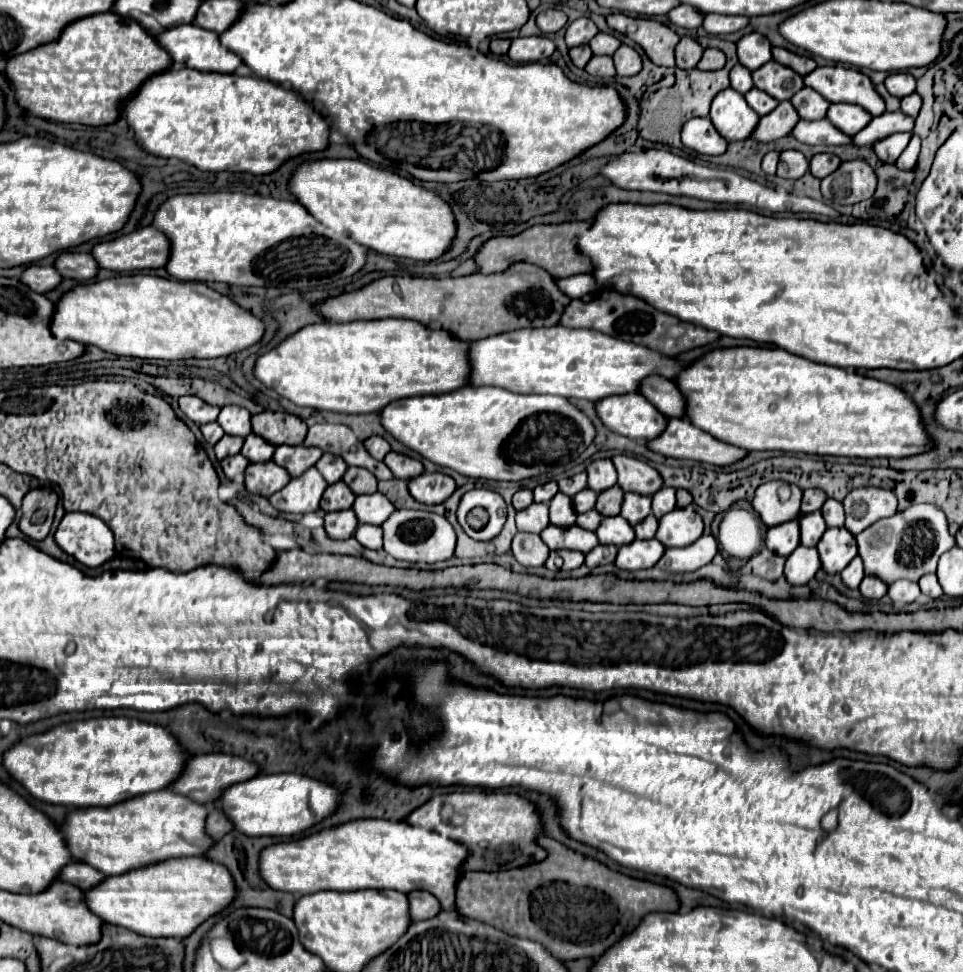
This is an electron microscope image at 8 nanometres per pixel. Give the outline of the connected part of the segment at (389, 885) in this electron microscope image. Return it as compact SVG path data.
M353 820L343 826L335 826L329 830L321 830L307 838L295 842L283 842L269 846L261 852L261 876L273 890L291 892L295 896L315 894L321 890L335 892L355 892L355 890L397 890L409 894L413 890L431 892L445 910L455 908L455 890L461 876L461 864L467 860L467 846L445 838L433 830L415 828L407 822L391 822L391 820Z

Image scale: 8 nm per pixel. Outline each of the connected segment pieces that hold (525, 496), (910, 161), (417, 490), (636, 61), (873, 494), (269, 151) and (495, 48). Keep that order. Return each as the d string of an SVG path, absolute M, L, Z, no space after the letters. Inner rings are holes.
M523 488L523 490L515 492L515 496L513 496L513 506L515 506L515 510L525 510L529 504L533 504L533 492L531 492L531 490Z
M913 134L913 138L911 138L909 146L907 146L907 148L903 150L903 154L899 156L899 160L897 160L897 166L899 166L901 170L911 170L911 168L915 166L915 162L917 162L919 148L921 148L921 138L919 138L917 134Z
M421 474L407 482L411 496L423 504L441 504L455 492L455 480L447 474Z
M625 44L617 48L617 52L613 54L613 60L615 60L617 76L635 76L643 66L641 56L631 46L625 46Z
M865 486L851 490L845 496L843 506L847 514L845 528L851 534L859 534L877 520L893 516L897 512L897 496L893 490L887 488Z
M167 70L161 74L151 76L141 88L139 92L127 100L123 104L123 120L129 122L129 126L135 132L135 138L139 142L143 142L143 148L155 156L161 158L179 158L183 162L189 162L193 166L197 166L199 170L211 170L211 172L221 172L221 170L229 170L229 172L251 172L251 174L271 174L275 172L281 164L285 164L289 158L297 158L301 154L309 154L309 152L319 152L325 150L329 146L329 124L327 120L313 108L311 102L301 100L295 92L285 90L281 86L277 86L275 82L263 80L263 78L253 78L253 76L237 76L237 74L215 74L215 72L199 72L199 70Z
M493 38L489 45L490 51L496 56L505 55L509 50L509 44L511 44L511 40L507 40L507 38Z

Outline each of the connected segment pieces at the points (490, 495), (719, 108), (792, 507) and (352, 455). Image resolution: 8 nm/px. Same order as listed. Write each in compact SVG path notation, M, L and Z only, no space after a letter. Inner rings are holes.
M483 488L481 490L469 490L467 494L463 494L457 508L457 520L459 520L461 528L465 530L465 534L471 536L473 540L493 540L505 524L505 514L507 514L505 512L505 500L497 492L483 490ZM475 506L483 506L489 512L489 522L481 530L473 530L465 520L467 512Z
M727 88L719 92L719 96L715 96L709 118L719 134L723 138L729 138L729 142L747 140L759 124L755 110L749 108L743 94L735 92L733 88Z
M781 480L765 482L757 488L753 508L761 516L761 520L771 528L783 522L789 522L791 518L799 516L799 504L801 504L801 488L791 486L791 498L787 502L781 502L777 496L777 488L781 486Z
M313 424L307 432L305 446L317 446L323 452L331 452L335 456L341 456L349 466L361 466L375 474L377 480L391 480L393 474L385 466L385 462L379 462L369 456L363 442L357 440L351 428L343 424Z

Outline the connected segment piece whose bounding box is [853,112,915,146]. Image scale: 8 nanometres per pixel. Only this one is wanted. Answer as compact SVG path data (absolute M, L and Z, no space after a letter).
M885 112L877 118L871 120L871 124L867 124L867 128L863 128L863 132L853 136L853 142L857 146L867 146L877 142L883 136L891 136L895 132L913 132L915 126L915 118L903 112Z

